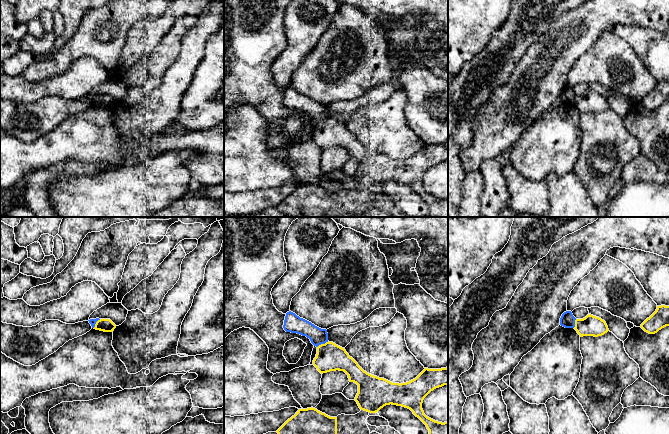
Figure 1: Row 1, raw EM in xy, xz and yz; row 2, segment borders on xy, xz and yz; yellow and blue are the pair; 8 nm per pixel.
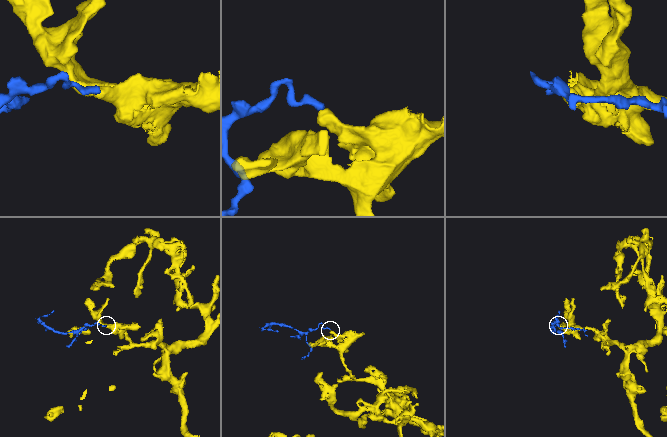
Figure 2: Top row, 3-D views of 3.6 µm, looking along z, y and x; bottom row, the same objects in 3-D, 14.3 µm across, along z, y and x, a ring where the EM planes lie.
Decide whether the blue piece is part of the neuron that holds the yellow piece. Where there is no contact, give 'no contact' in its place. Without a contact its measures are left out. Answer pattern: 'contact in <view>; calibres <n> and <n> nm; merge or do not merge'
contact in xz; calibres 220 and 140 nm; do not merge

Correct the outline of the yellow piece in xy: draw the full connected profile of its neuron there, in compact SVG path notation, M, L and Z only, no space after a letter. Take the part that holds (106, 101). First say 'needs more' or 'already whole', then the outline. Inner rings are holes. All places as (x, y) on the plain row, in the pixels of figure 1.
already whole; M100 95L96 98L94 105L104 107L104 108L112 108L116 104L116 101L110 95Z

